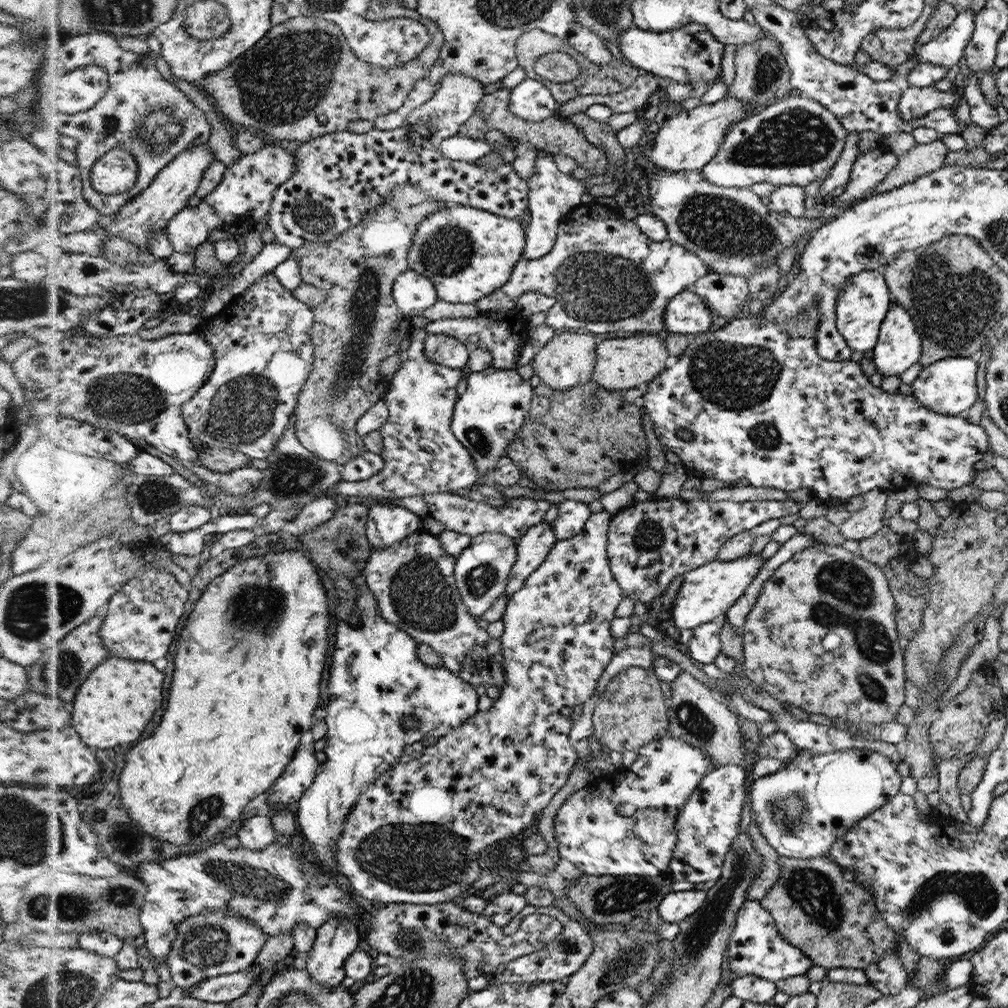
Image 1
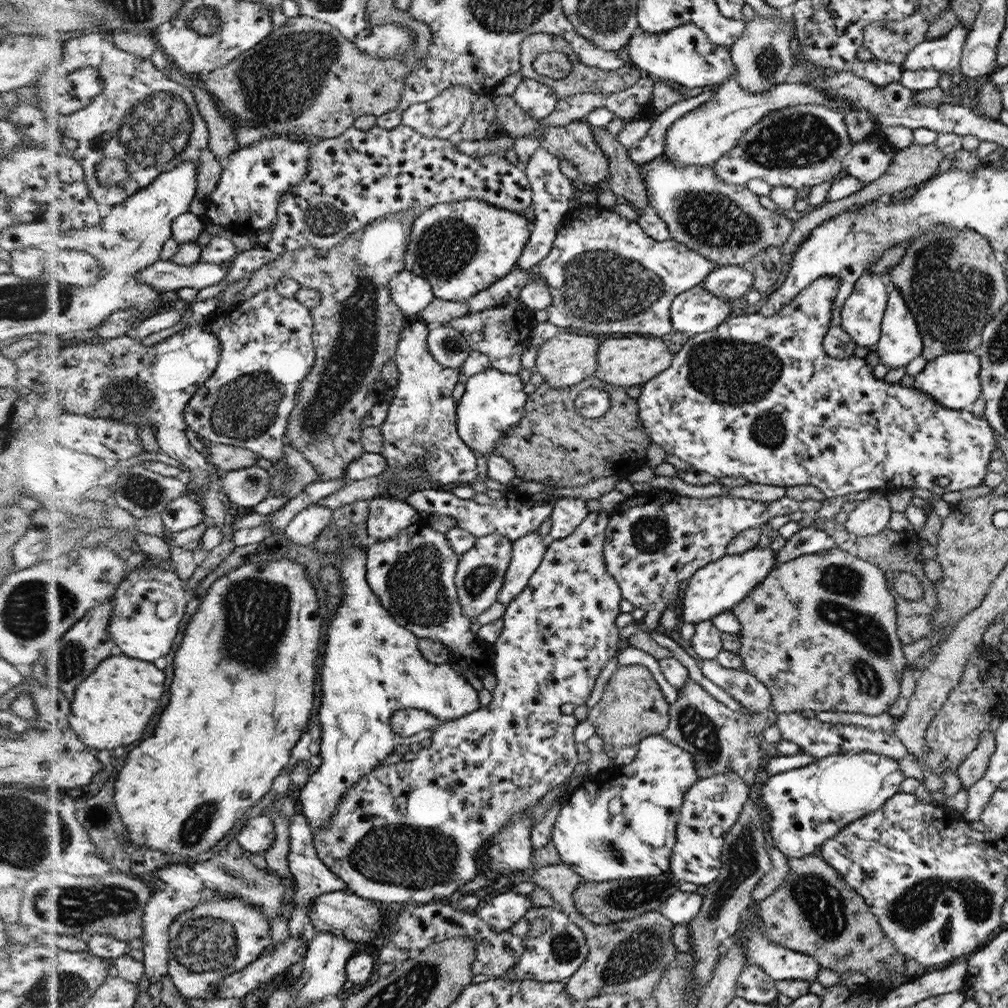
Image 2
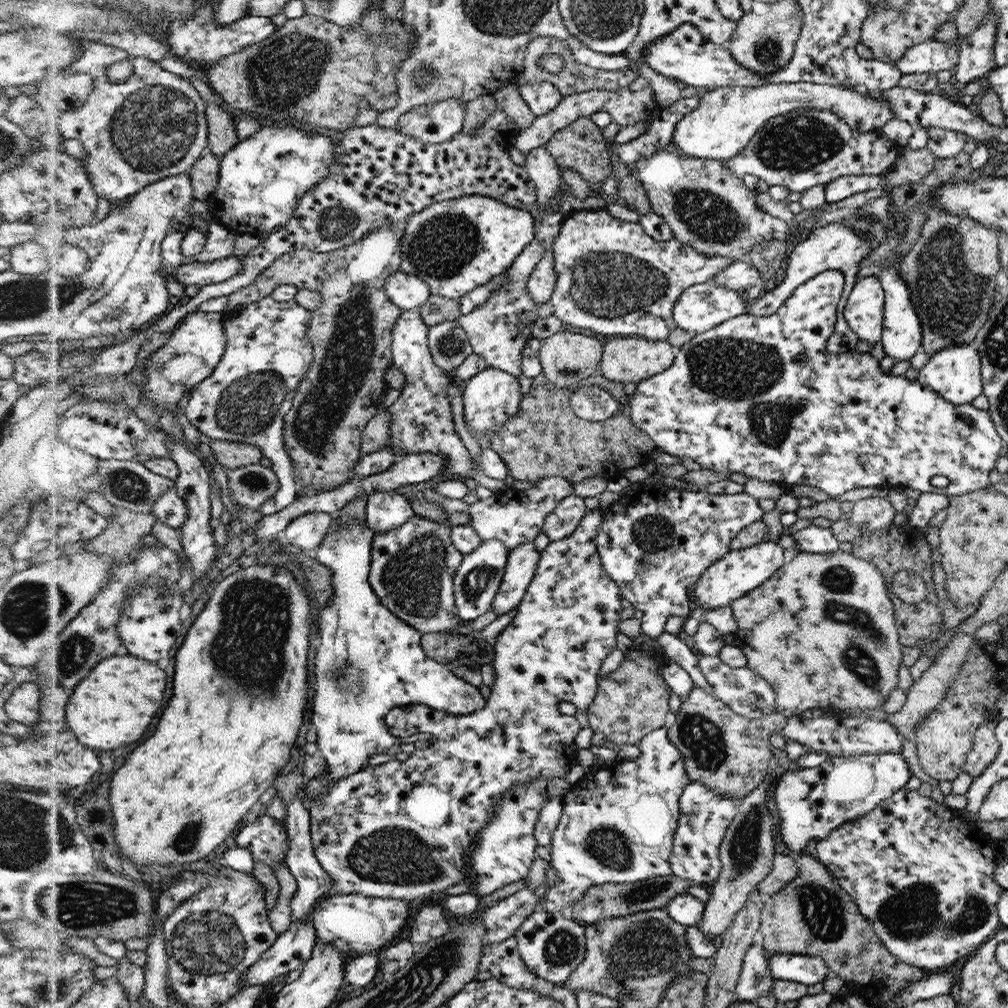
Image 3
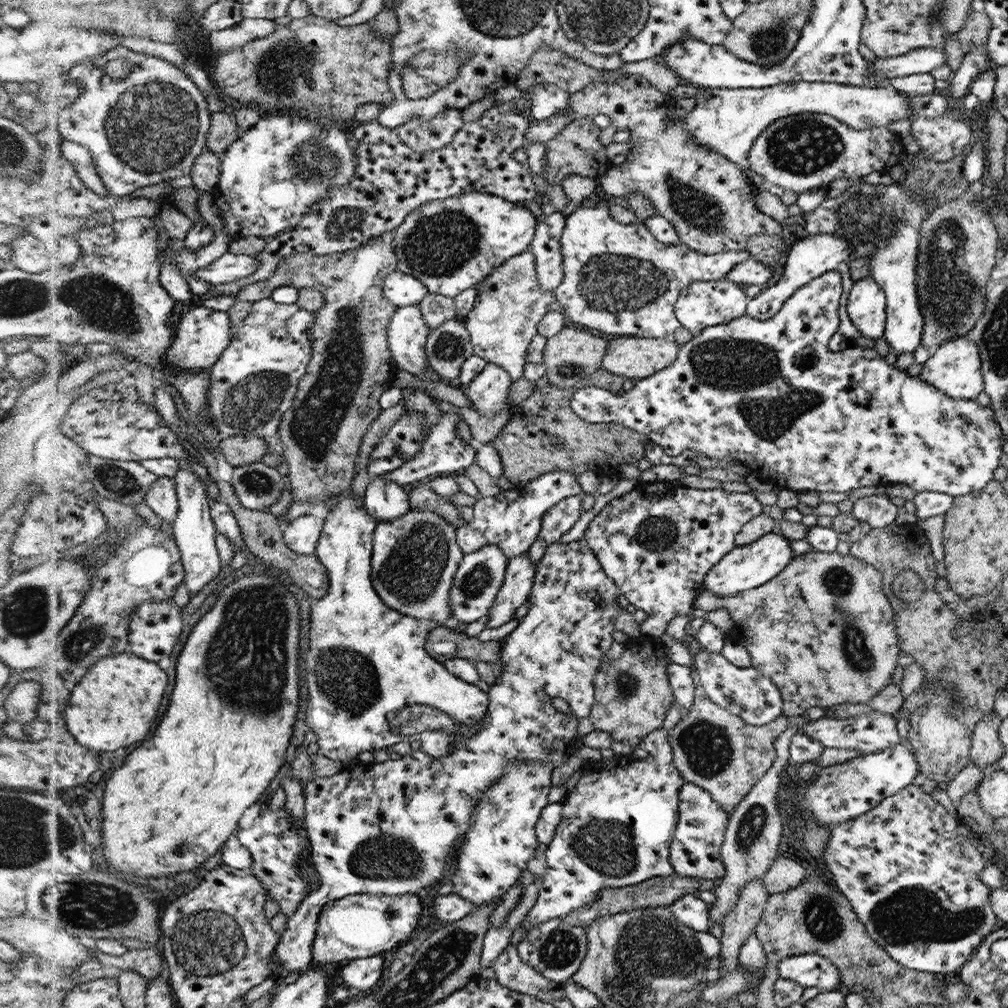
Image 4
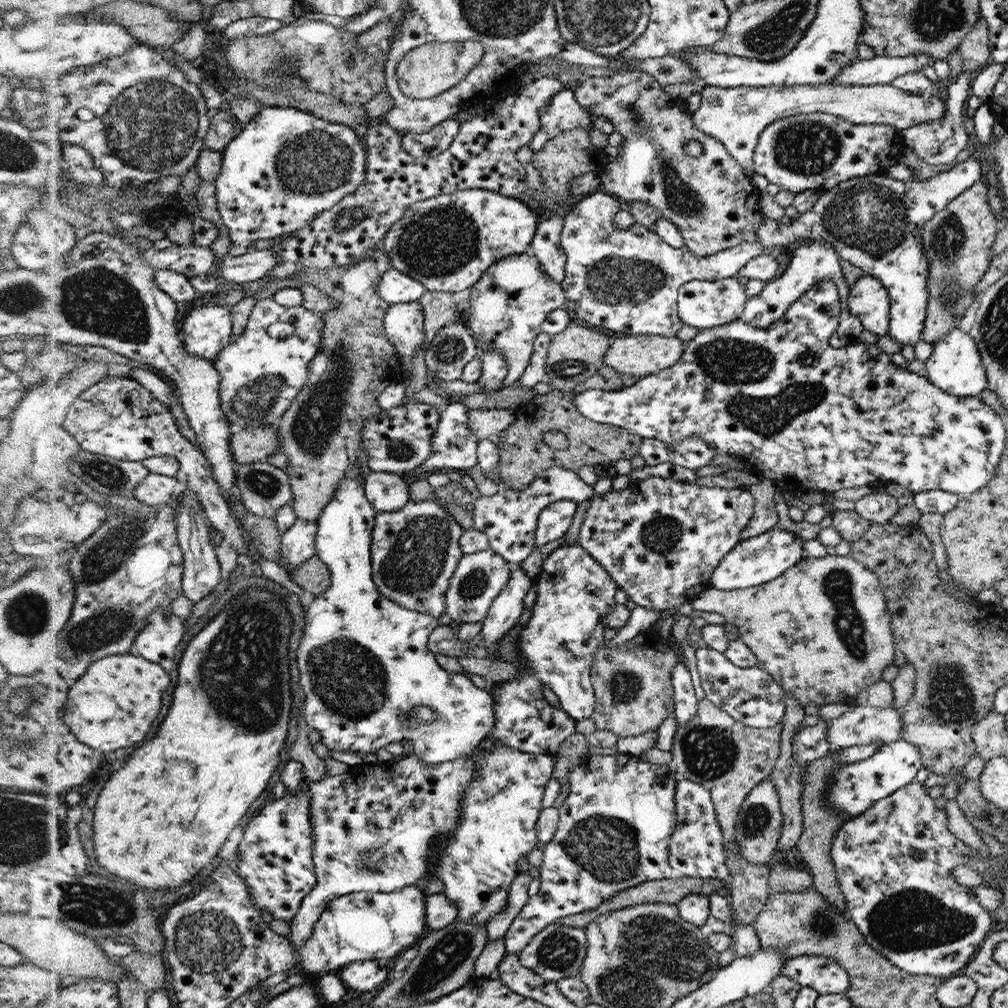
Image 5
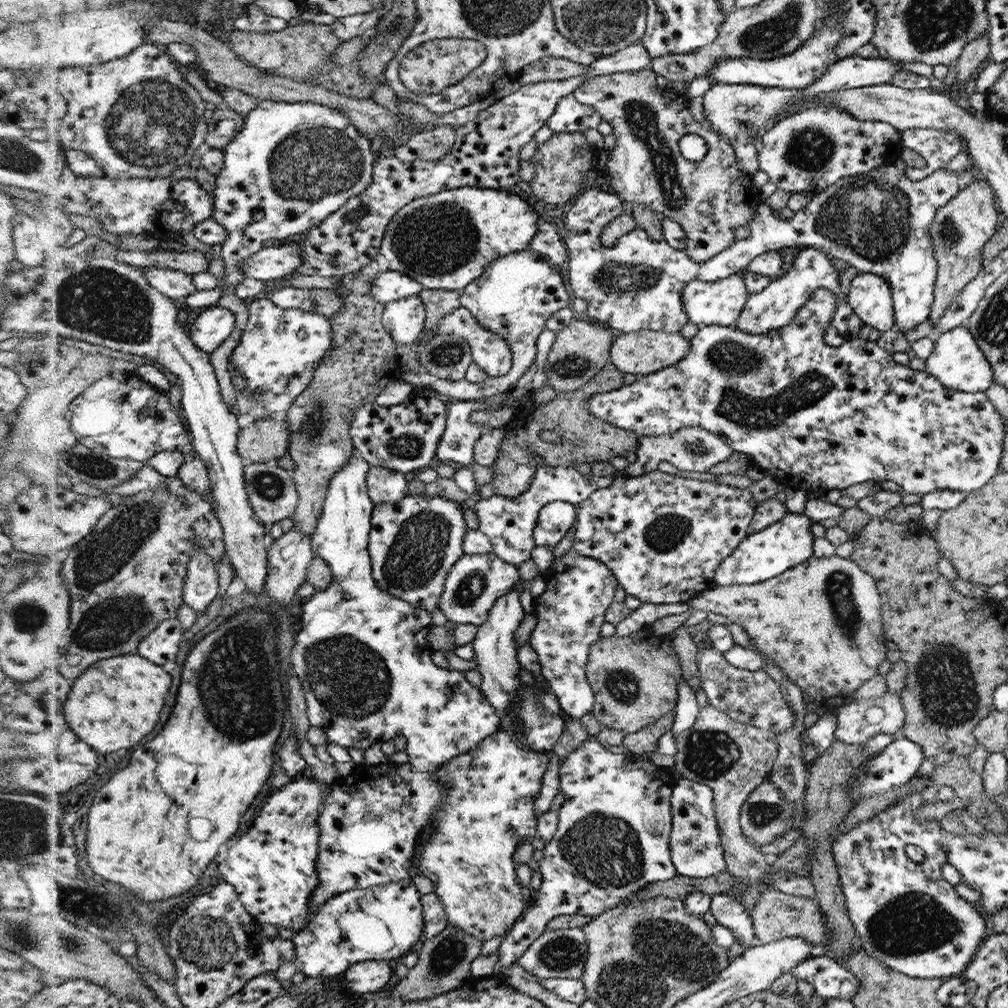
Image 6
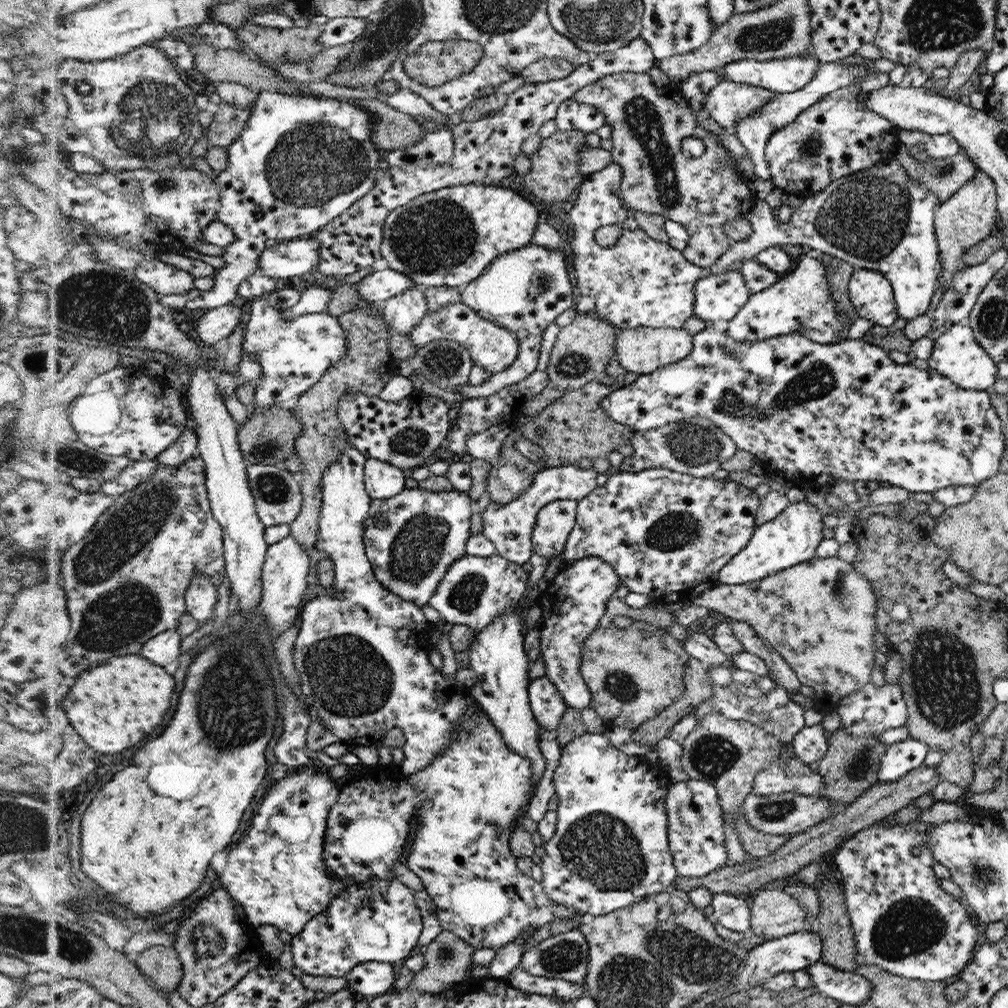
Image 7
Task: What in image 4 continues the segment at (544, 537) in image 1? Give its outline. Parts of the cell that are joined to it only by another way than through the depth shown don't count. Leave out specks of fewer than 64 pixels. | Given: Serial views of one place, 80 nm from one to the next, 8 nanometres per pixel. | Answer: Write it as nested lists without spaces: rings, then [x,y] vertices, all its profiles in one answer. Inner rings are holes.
[[[528,553],[508,560],[503,585],[489,610],[490,620],[486,629],[497,629],[512,620],[512,614],[526,602],[531,594],[534,578],[534,565]]]

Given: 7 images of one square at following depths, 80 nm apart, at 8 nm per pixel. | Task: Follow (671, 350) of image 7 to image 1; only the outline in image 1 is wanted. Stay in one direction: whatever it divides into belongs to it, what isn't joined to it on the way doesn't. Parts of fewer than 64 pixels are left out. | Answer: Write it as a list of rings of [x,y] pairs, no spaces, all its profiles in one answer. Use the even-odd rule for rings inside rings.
[[[633,335],[627,338],[605,339],[596,346],[596,370],[593,382],[608,391],[626,392],[644,388],[650,380],[666,368],[667,346],[658,336]]]

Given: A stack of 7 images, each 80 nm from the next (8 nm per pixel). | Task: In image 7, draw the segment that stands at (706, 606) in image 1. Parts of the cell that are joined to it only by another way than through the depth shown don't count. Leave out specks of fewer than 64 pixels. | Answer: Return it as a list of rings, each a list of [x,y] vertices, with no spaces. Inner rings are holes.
[[[813,499],[810,502],[790,503],[786,510],[781,512],[774,520],[757,527],[748,544],[724,568],[719,570],[720,584],[739,585],[760,581],[766,576],[772,576],[776,572],[780,572],[780,570],[784,570],[789,566],[796,566],[796,564],[806,562],[806,560],[810,560],[815,556],[816,547],[820,544],[820,540],[824,538],[821,530],[824,528],[822,517],[826,512],[820,511],[820,507],[812,503],[812,501]]]

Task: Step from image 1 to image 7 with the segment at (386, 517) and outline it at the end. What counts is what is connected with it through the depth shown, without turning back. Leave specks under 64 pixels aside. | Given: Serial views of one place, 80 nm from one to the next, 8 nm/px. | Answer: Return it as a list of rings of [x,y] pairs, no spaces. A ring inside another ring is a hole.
[[[367,458],[365,465],[366,488],[371,499],[390,499],[404,491],[406,476],[400,468],[387,462]]]

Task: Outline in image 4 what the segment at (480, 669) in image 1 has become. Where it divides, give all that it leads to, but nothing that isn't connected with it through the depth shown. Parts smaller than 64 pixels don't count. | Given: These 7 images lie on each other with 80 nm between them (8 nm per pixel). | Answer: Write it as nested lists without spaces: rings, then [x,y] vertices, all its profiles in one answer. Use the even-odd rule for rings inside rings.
[[[409,510],[403,517],[384,522],[378,522],[374,534],[374,556],[371,557],[371,578],[376,578],[376,590],[384,594],[384,602],[394,610],[403,611],[412,618],[422,618],[435,622],[438,627],[445,626],[444,622],[453,616],[451,608],[451,588],[455,574],[458,572],[462,554],[460,546],[456,546],[454,528],[444,520],[444,517],[432,511]]]

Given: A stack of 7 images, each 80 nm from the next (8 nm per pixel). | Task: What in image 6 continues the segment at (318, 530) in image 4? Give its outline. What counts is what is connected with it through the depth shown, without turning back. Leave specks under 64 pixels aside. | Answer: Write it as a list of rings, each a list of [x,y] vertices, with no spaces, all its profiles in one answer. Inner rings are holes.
[[[294,527],[288,534],[271,541],[268,594],[282,606],[296,604],[297,589],[307,578],[315,551],[311,536]]]

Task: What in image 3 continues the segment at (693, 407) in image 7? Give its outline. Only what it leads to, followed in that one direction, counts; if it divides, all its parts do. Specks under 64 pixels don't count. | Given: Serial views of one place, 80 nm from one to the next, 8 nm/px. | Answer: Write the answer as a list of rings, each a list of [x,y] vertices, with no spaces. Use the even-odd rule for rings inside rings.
[[[826,270],[817,274],[792,293],[790,298],[780,305],[778,312],[767,317],[745,312],[739,317],[724,321],[723,324],[708,329],[707,332],[692,335],[690,341],[684,344],[676,354],[675,365],[654,377],[637,385],[634,396],[628,397],[630,408],[627,411],[632,422],[655,444],[660,451],[673,457],[689,458],[698,462],[701,468],[709,468],[714,472],[742,472],[749,478],[758,478],[769,483],[775,483],[784,490],[804,485],[816,487],[830,497],[838,497],[855,488],[908,488],[920,493],[945,495],[950,498],[956,495],[966,496],[987,486],[990,486],[990,472],[994,470],[996,460],[1000,458],[1003,437],[996,431],[990,412],[978,410],[968,404],[952,404],[935,391],[928,389],[918,380],[910,381],[905,376],[892,376],[890,372],[881,370],[880,361],[868,353],[842,352],[834,354],[827,350],[827,340],[835,332],[835,322],[838,320],[839,298],[843,294],[844,275],[840,271]],[[586,384],[582,388],[578,389],[574,388],[571,394],[570,403],[571,409],[576,416],[588,422],[602,422],[608,420],[608,418],[612,418],[612,416],[616,415],[619,410],[623,410],[623,408],[620,408],[619,402],[616,401],[608,391],[604,390],[603,387],[591,384]],[[933,476],[946,476],[949,480],[946,488],[936,488],[930,481]]]

